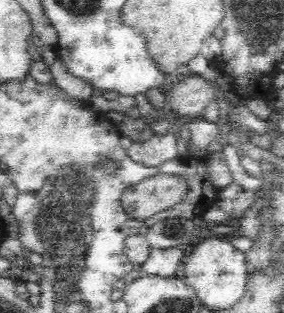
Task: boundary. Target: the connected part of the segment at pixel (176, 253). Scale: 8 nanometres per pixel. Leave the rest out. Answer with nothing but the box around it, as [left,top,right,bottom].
[141,248,184,278]

